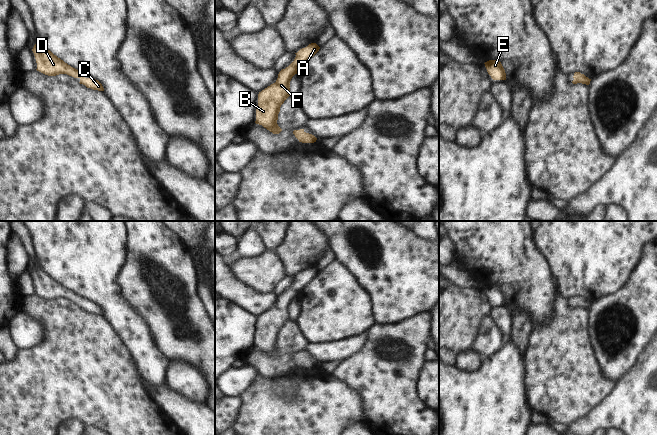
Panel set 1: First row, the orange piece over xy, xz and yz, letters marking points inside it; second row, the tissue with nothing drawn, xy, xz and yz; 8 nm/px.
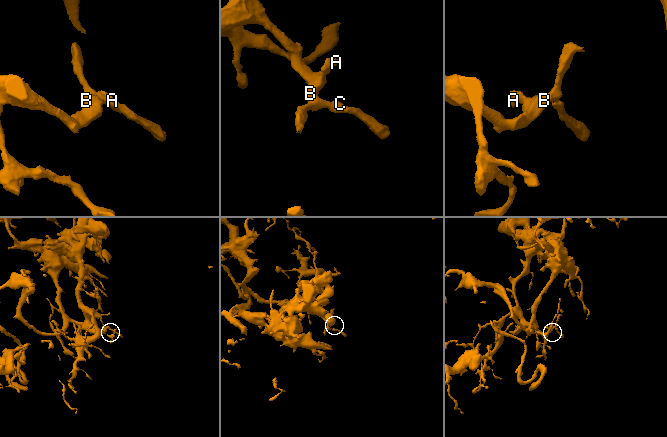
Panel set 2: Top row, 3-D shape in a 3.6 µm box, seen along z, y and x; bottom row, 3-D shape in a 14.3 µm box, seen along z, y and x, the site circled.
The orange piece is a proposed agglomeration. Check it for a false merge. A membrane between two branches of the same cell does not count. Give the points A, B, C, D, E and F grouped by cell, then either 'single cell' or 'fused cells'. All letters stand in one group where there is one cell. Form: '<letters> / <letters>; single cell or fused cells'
A B C D E F; single cell

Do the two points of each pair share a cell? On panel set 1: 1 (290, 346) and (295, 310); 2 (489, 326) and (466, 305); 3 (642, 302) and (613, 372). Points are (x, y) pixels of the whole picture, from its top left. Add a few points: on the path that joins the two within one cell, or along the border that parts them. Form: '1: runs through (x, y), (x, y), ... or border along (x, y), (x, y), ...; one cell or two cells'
1: border along (290, 319), (297, 320); two cells
2: border along (490, 312), (481, 319), (475, 338), (472, 341); two cells
3: runs through (640, 319), (636, 344), (628, 355); one cell

